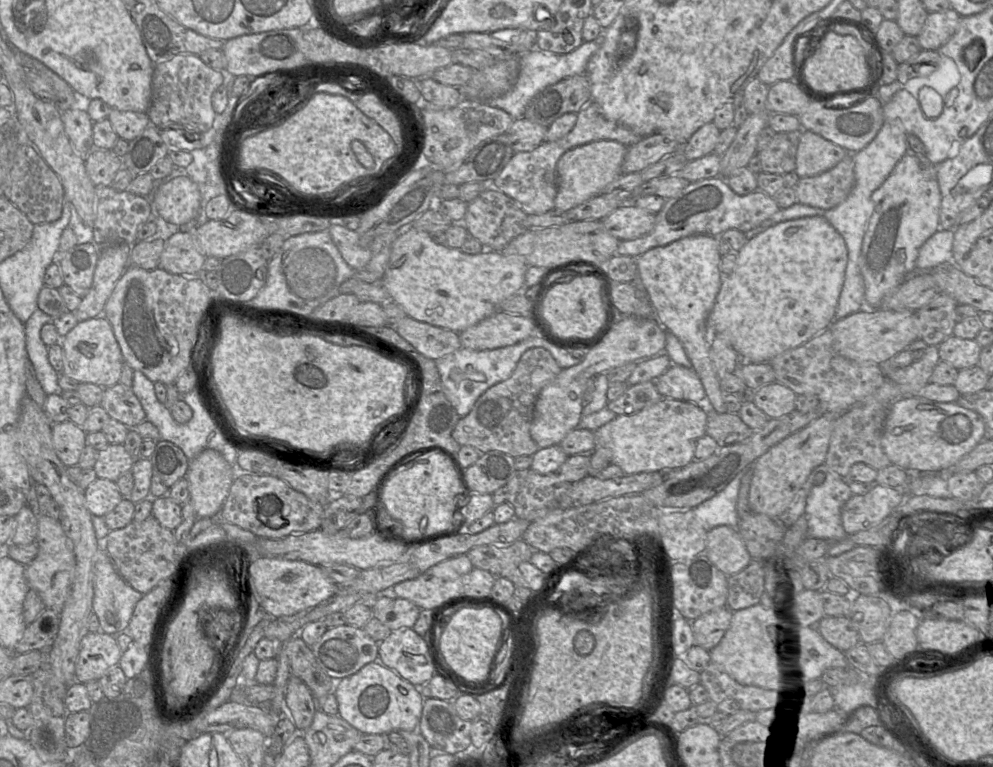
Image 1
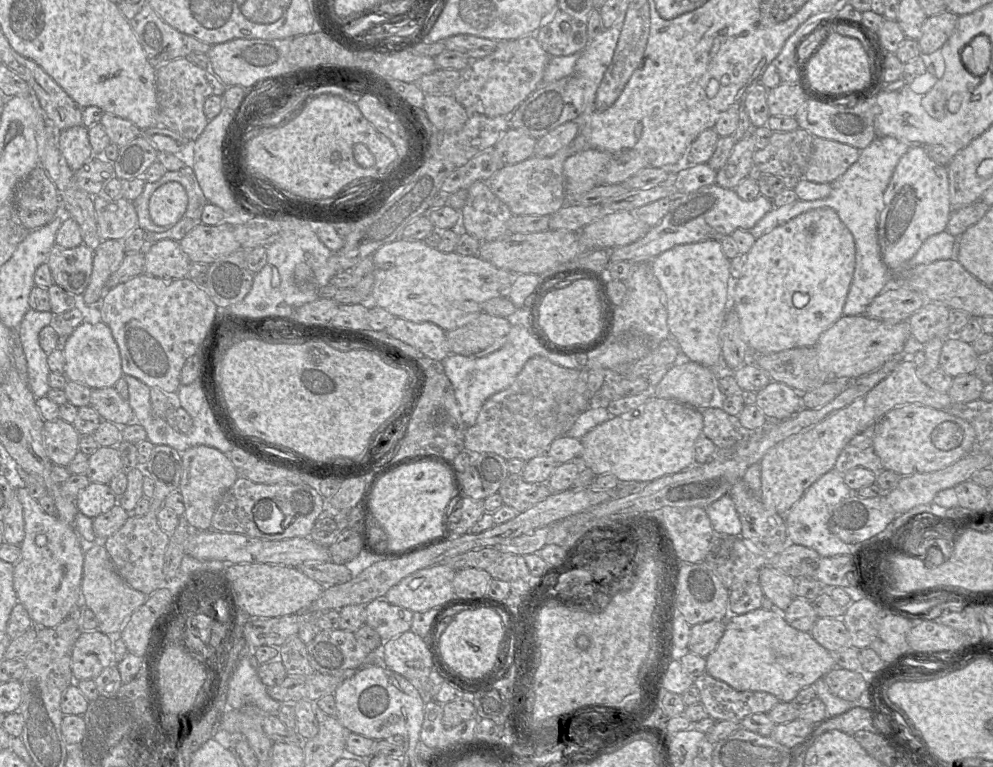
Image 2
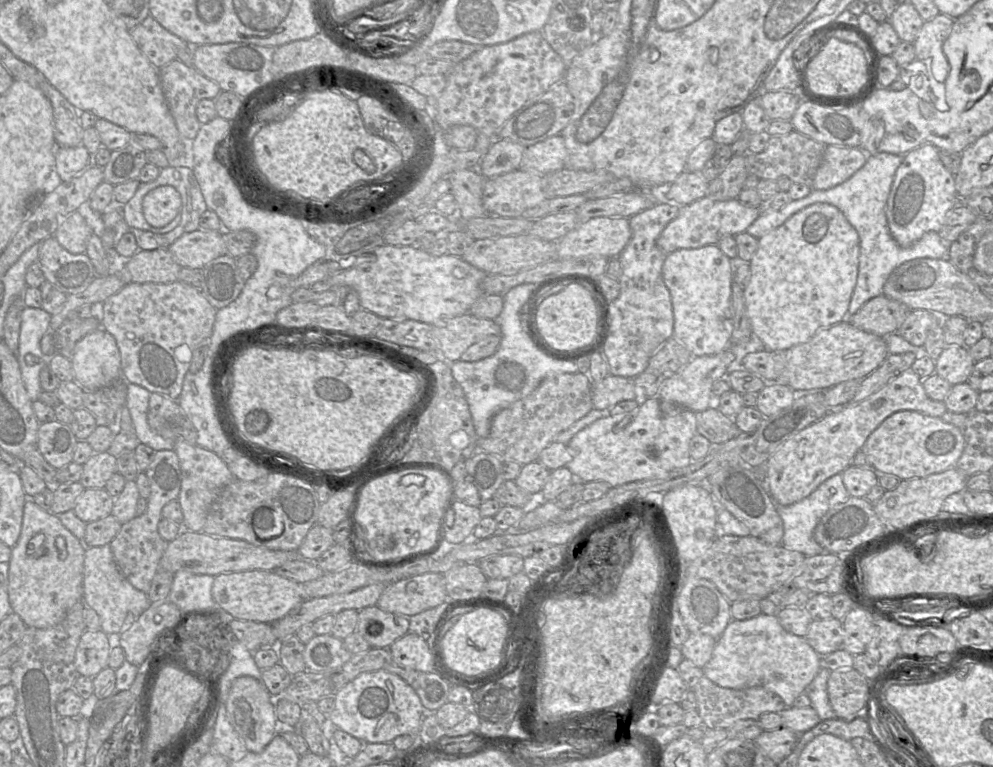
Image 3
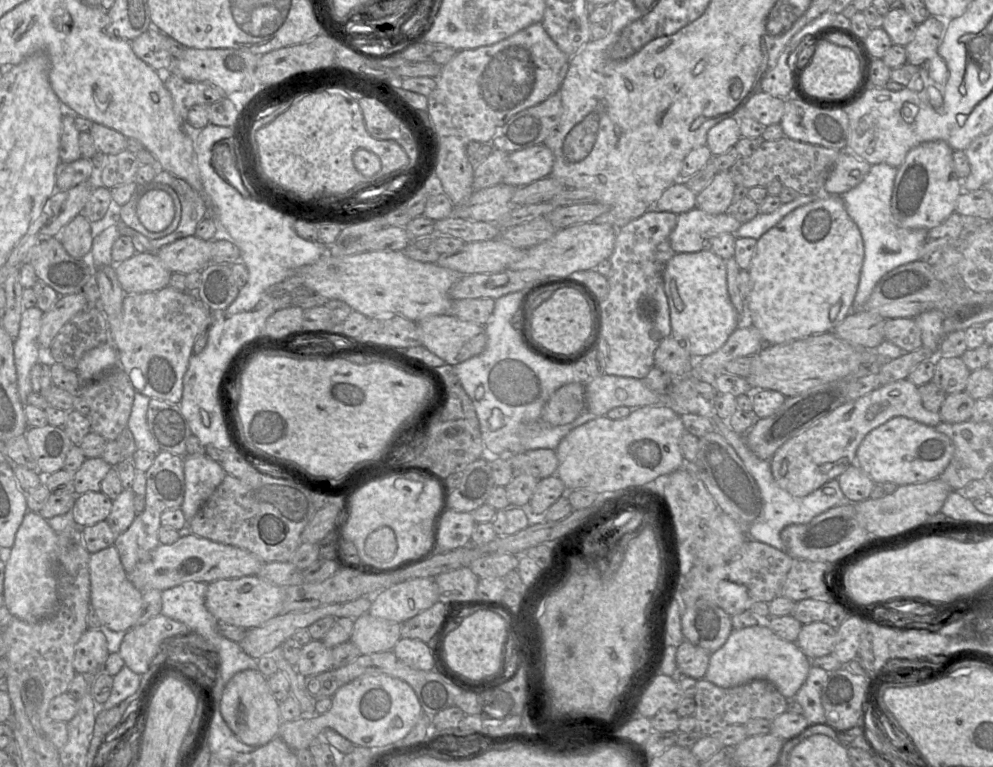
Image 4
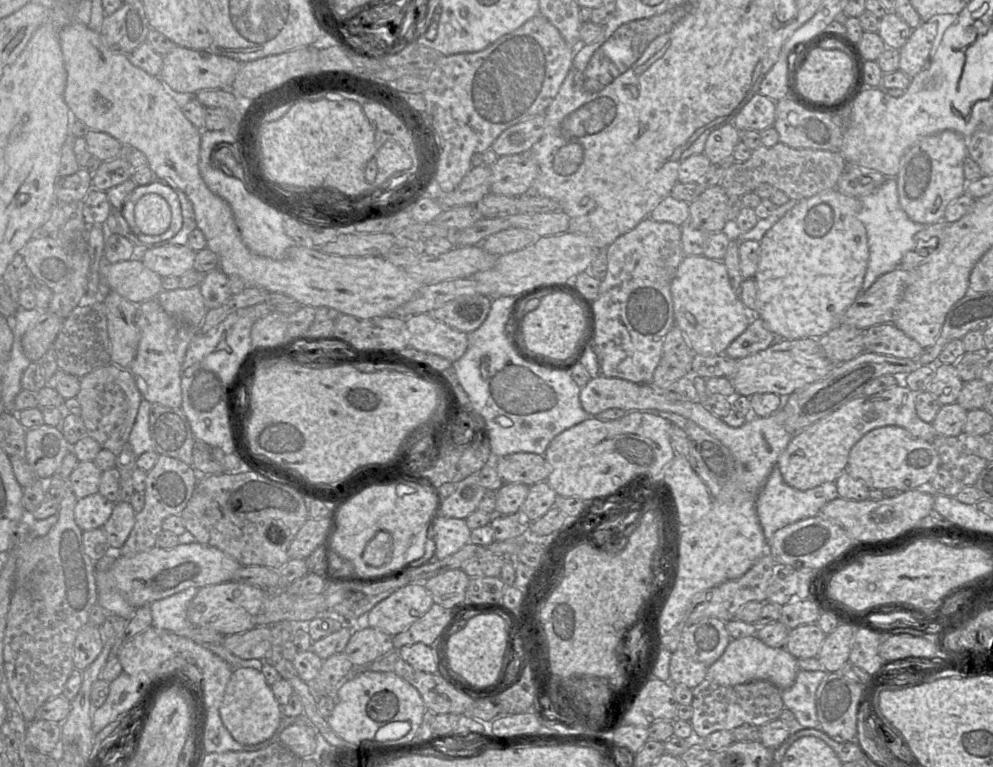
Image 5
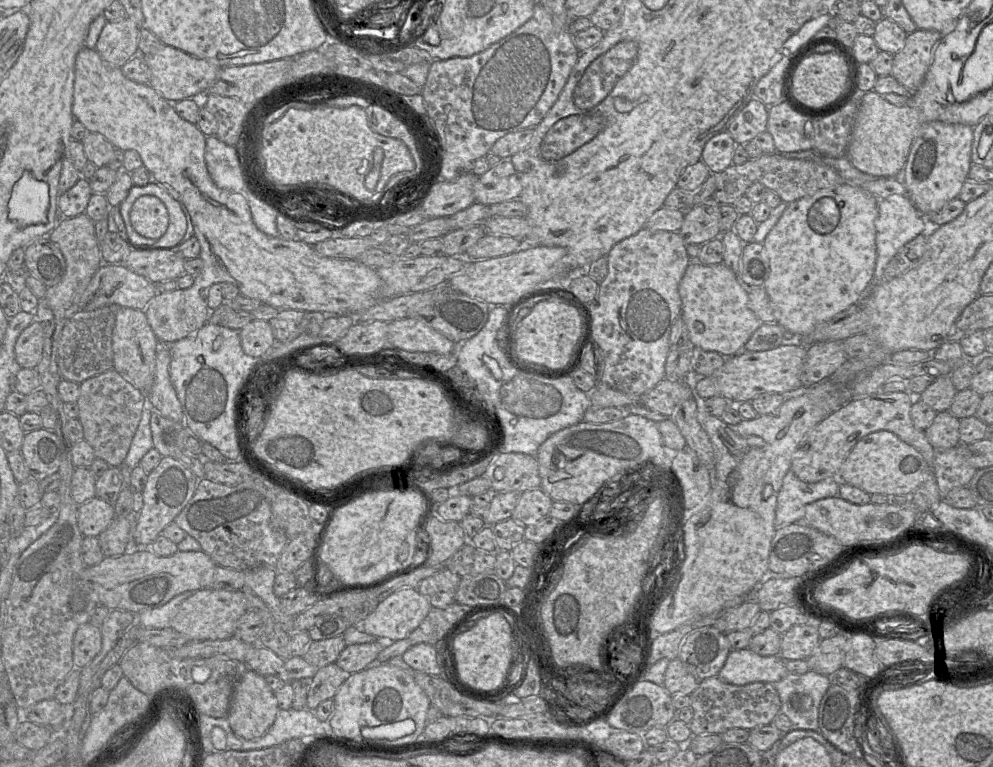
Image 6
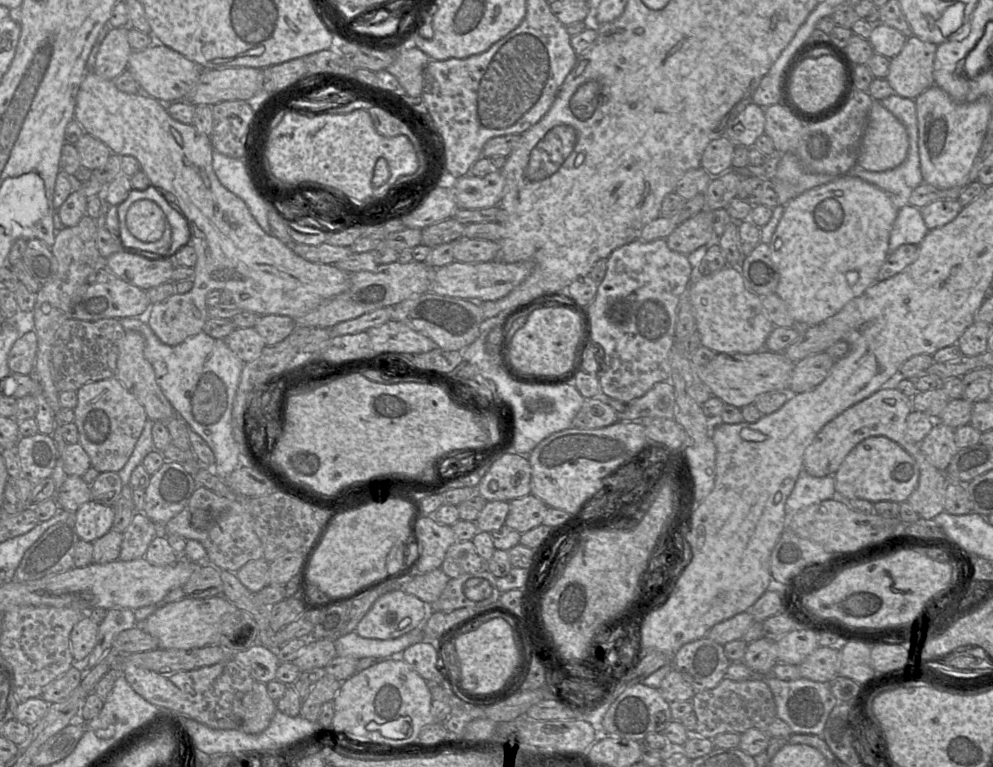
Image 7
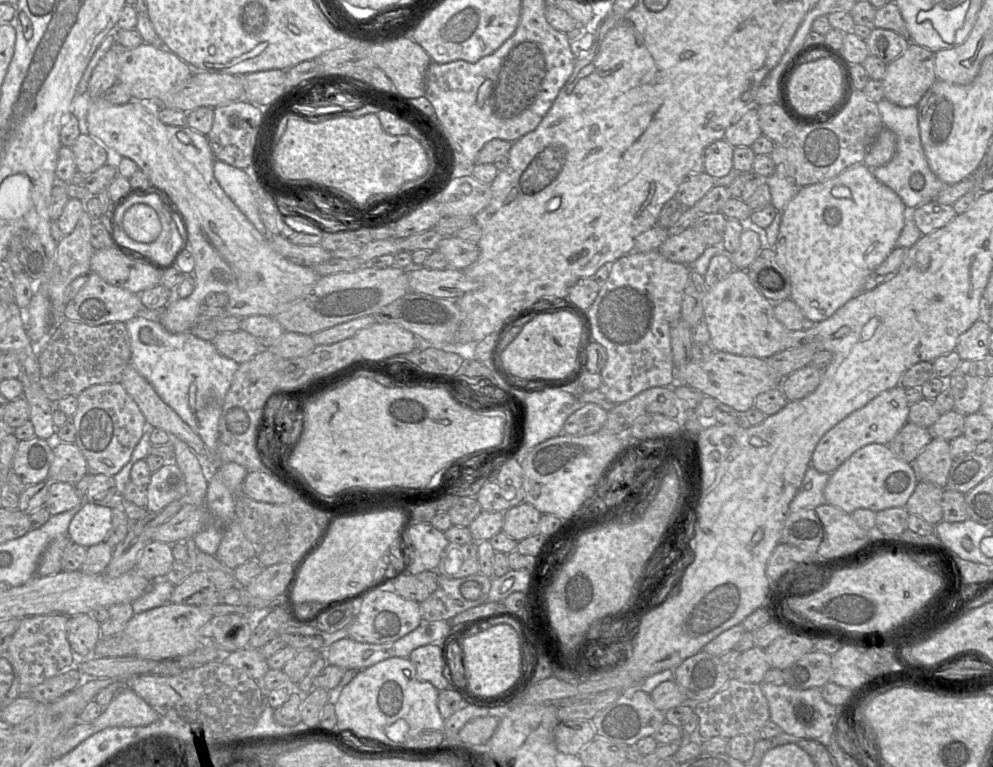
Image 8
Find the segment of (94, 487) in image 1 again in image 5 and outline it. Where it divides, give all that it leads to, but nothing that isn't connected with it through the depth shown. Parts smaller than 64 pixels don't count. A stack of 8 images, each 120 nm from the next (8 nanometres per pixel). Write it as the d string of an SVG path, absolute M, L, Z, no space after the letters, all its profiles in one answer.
M99 492L78 499L74 508L75 522L83 531L102 528L110 518L114 505Z

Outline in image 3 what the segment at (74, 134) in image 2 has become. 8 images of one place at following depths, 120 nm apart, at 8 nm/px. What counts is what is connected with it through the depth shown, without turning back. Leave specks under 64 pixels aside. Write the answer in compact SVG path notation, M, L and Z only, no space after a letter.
M56 145L55 171L62 182L69 181L93 164L93 156L84 145L58 147Z

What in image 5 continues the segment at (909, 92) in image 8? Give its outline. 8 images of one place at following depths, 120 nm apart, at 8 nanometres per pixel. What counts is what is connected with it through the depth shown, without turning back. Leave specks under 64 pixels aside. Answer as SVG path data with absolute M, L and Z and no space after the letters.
M933 21L922 22L913 29L906 43L899 49L899 70L912 78L925 68L937 33L938 25Z

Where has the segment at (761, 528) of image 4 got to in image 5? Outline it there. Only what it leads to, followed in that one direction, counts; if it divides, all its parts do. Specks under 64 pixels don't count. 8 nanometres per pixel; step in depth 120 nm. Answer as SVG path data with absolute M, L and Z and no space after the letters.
M776 463L756 498L756 513L766 540L770 540L778 529L818 515L820 509L826 503L838 497L839 494L835 482L825 482L808 490L798 490L789 486L784 481Z

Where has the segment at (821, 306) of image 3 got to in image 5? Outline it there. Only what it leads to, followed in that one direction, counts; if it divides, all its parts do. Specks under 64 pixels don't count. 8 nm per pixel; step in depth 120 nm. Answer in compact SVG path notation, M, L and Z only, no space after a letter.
M830 189L798 201L759 242L759 263L753 278L758 291L758 317L777 339L819 339L840 324L846 309L859 296L869 259L867 233L858 219L859 211L859 198Z

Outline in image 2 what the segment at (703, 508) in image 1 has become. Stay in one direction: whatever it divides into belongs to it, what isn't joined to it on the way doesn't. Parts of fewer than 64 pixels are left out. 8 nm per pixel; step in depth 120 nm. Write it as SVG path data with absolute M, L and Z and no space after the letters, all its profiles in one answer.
M728 493L711 503L705 510L716 535L740 536L741 522Z

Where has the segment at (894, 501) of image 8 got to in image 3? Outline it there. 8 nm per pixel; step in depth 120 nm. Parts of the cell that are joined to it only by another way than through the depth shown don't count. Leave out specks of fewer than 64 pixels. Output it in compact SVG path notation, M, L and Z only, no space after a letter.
M903 410L887 417L869 435L861 450L868 466L878 474L892 474L905 480L925 477L955 467L964 447L964 437L956 426L944 422L941 417Z

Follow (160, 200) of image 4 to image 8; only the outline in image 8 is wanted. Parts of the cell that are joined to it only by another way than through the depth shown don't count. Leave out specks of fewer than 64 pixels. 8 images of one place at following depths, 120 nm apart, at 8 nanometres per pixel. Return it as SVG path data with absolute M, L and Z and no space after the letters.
M134 204L123 216L123 230L133 241L150 244L160 235L162 225L156 210L148 204Z

